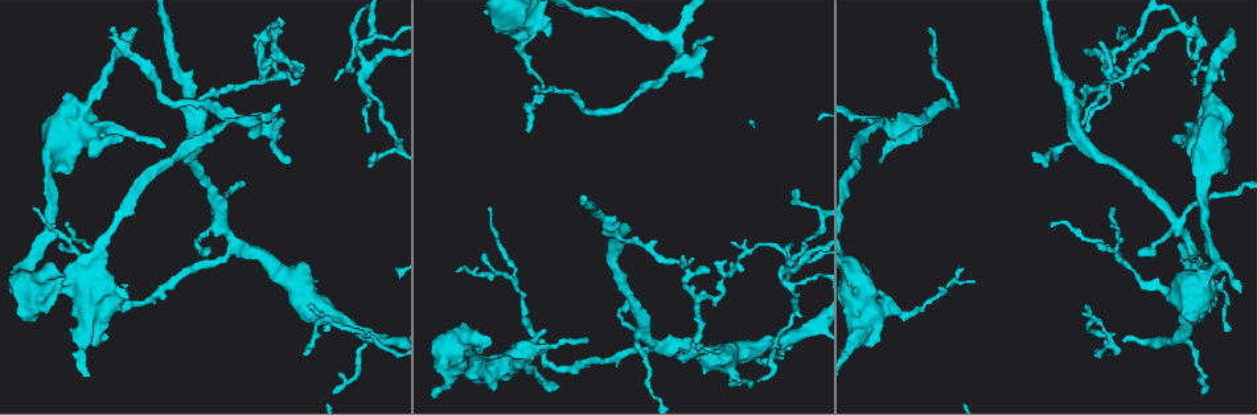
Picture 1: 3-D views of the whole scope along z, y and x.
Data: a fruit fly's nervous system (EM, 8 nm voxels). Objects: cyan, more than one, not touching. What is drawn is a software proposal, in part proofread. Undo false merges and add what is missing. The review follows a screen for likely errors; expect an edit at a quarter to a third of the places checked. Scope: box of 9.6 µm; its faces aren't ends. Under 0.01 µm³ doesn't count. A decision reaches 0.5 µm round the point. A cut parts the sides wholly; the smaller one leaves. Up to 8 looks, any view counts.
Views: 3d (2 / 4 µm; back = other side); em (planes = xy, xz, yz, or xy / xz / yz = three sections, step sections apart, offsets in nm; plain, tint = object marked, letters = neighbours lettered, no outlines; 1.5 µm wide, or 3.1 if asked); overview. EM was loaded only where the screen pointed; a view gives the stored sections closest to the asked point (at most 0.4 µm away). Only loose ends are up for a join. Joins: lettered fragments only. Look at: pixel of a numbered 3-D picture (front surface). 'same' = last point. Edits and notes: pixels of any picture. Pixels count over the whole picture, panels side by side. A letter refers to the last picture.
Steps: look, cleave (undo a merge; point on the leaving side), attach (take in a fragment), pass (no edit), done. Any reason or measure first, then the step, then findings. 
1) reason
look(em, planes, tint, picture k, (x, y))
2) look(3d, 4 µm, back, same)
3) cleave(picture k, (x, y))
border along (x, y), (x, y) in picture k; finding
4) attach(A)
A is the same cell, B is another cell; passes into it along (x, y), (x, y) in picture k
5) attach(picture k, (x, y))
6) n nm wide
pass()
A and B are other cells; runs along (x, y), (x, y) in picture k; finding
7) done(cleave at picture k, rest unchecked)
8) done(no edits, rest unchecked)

branch stops here
look(em, planes, letters, picture 1, (931, 28))

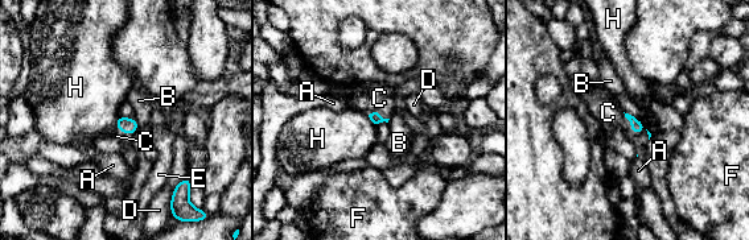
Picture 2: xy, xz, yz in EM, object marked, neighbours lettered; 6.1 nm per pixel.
C touches over 240 nm
attach(C)
C is the same cell, A, B, D, E, F and H are other cells; passes into it along (637, 127), (633, 133), (605, 110) in picture 2; the neuron continues

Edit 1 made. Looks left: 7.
thin end
look(em, planes, letters, picture 1, (1181, 148))

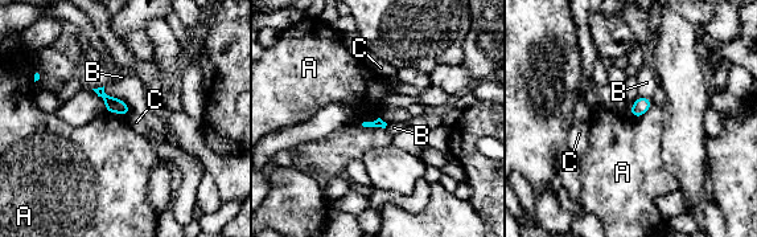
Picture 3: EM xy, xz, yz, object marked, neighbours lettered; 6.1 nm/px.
pass()
A, B and C are other cells; border along (361, 123), (385, 129) in picture 3; none of them fits

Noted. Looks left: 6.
an open end
look(em, planes, letters, picture 1, (133, 29))

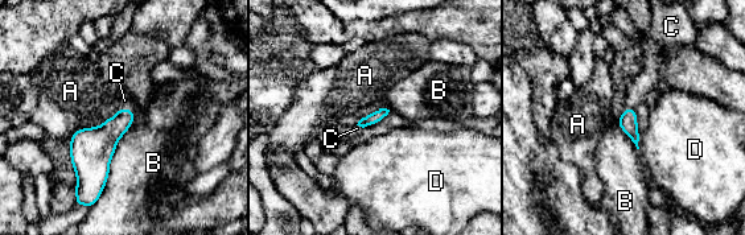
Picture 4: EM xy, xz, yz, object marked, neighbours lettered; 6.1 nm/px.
attach(C)
C is the same cell, A, B and D are other cells; passes into it along (102, 140), (127, 108), (124, 100) in picture 4; the neuron continues

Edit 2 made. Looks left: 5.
thin end
look(3d, 4 µm, back, picture 1, (333, 392))

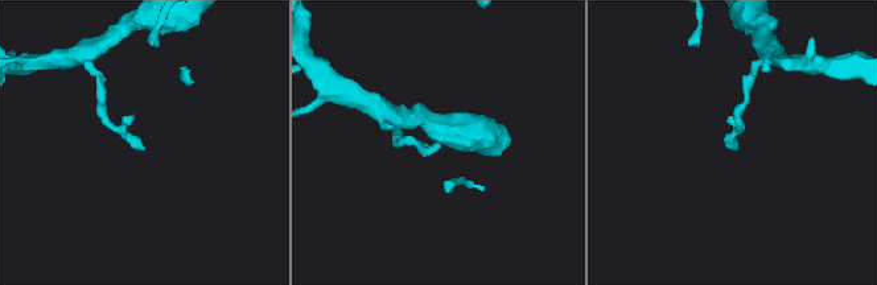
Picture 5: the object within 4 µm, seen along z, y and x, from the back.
now the EM
look(em, planes, letters, picture 5, (438, 144))

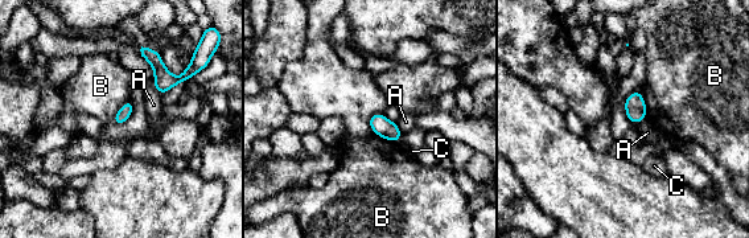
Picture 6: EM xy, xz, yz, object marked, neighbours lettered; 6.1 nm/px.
pass()
A, B and C are other cells; none of them fits

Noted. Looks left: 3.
done(attach at picture 2, attach at picture 4, rest unchecked)

